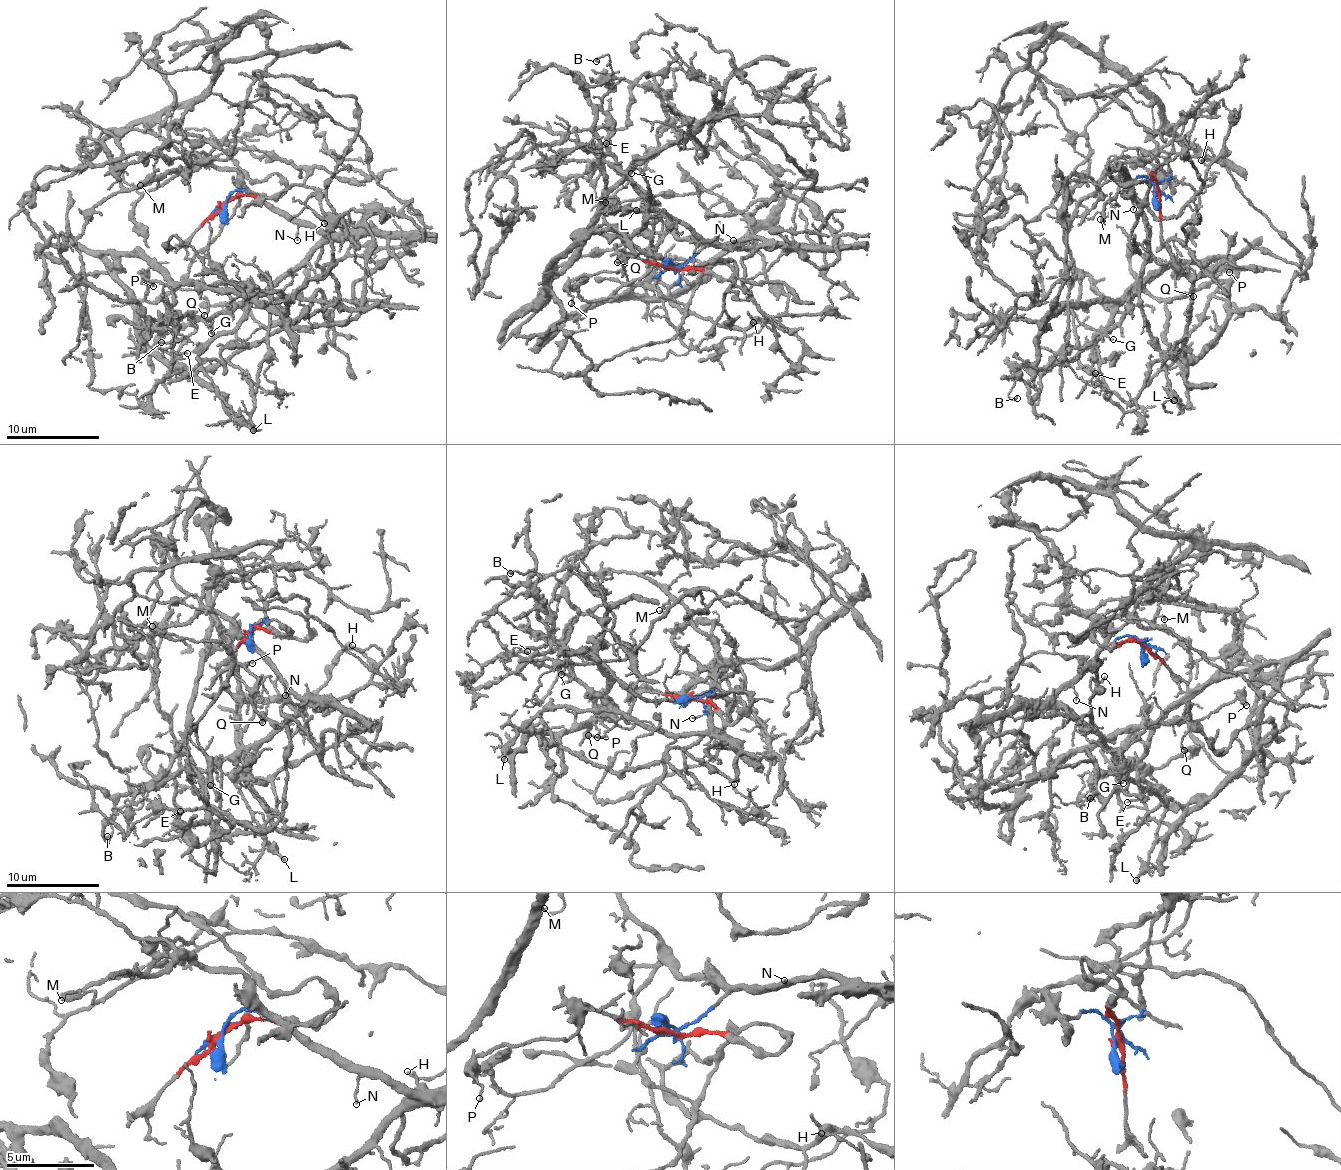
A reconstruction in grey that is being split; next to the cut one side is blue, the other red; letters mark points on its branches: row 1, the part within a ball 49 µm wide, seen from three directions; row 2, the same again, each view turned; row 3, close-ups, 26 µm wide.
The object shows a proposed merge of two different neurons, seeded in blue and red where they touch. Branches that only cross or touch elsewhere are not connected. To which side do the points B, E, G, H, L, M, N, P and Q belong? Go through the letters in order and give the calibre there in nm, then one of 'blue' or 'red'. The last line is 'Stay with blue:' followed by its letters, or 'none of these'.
B: 140 nm thick; blue
E: 110 nm thick; blue
G: 120 nm thick; blue
H: 130 nm thick; blue
L: 200 nm thick; blue
M: 120 nm thick; blue
N: 110 nm thick; blue
P: 110 nm thick; blue
Q: 140 nm thick; blue
Stay with blue: B, E, G, H, L, M, N, P, Q

